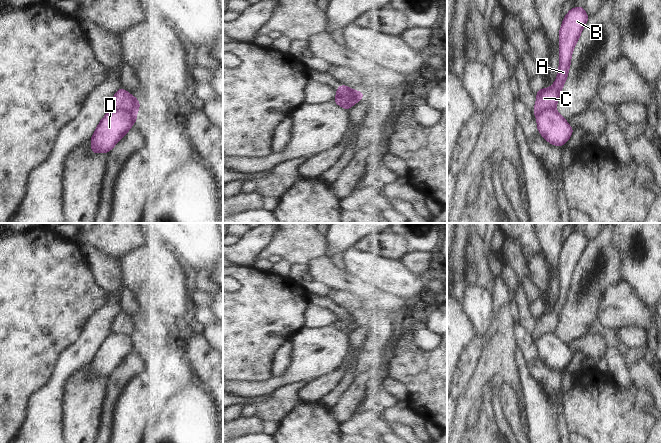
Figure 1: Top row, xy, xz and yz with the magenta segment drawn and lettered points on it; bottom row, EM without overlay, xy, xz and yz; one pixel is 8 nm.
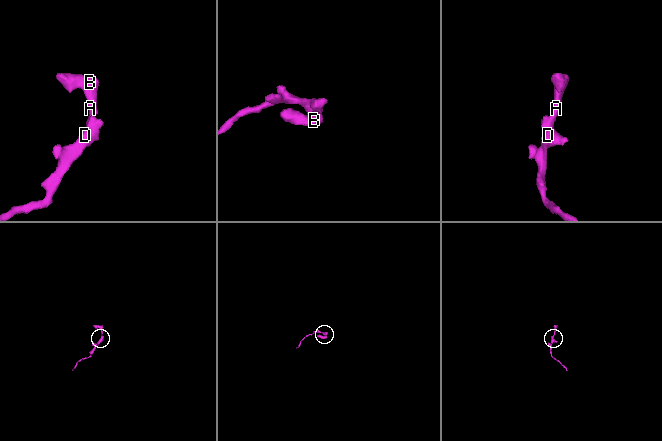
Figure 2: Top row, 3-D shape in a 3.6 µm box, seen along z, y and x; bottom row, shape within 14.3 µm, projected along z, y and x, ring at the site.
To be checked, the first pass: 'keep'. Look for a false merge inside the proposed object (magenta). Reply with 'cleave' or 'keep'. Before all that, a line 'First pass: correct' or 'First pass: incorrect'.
First pass: incorrect
cleave

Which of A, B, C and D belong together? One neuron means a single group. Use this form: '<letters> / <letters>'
A B C / D

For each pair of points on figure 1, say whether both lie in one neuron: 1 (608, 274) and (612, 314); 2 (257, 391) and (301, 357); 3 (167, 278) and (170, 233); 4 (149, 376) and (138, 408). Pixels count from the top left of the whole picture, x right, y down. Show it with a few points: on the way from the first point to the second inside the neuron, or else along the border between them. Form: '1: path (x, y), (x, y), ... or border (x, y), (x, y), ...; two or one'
1: border (620, 281), (611, 284), (604, 291), (598, 307); two
2: path (269, 386), (283, 380), (294, 369); one
3: border (147, 238), (161, 239), (184, 264); two
4: path (149, 384), (149, 391), (142, 400); one

